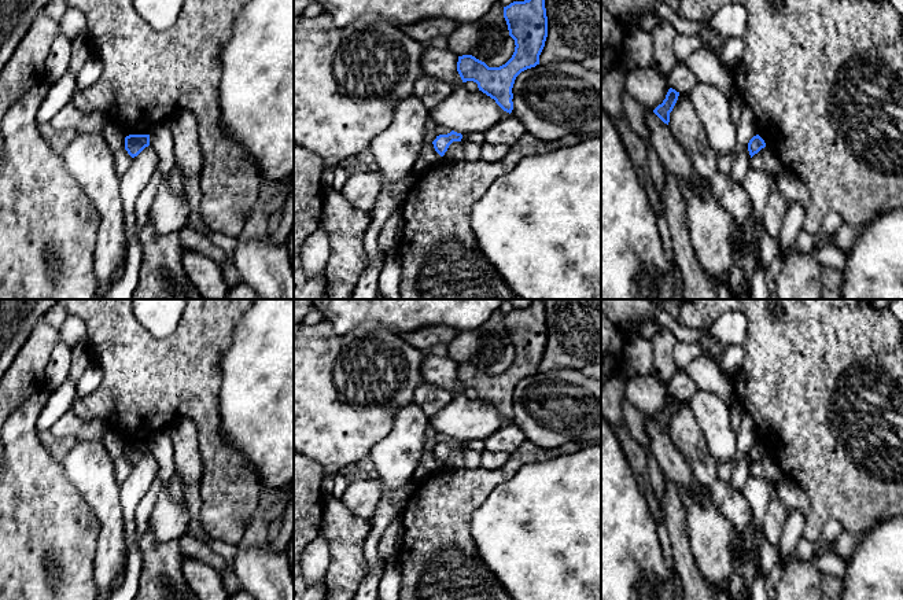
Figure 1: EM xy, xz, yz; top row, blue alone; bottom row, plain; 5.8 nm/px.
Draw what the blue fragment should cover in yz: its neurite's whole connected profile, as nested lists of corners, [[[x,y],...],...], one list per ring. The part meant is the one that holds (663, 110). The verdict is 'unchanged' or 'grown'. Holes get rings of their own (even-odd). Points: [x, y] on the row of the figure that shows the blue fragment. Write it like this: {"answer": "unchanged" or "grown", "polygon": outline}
{"answer": "unchanged", "polygon": [[[670,88],[666,99],[663,100],[661,104],[659,104],[653,113],[664,122],[668,125],[670,122],[670,113],[672,111],[677,100],[678,100],[679,92],[675,89]]]}

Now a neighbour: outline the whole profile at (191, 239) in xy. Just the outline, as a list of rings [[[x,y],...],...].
[[[191,225],[180,231],[180,244],[183,250],[196,251],[213,259],[221,268],[228,261],[228,255],[217,244],[211,242],[203,232],[192,228]]]

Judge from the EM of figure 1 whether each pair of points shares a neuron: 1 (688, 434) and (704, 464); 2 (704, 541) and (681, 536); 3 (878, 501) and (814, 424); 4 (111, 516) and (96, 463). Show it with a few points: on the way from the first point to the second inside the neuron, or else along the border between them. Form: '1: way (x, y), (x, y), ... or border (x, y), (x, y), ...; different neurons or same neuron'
1: way (689, 441), (699, 457); same neuron
2: border (682, 505), (688, 544), (699, 567); different neurons
3: way (861, 482), (830, 452), (830, 444); same neuron
4: way (106, 503), (96, 483), (96, 477); same neuron

